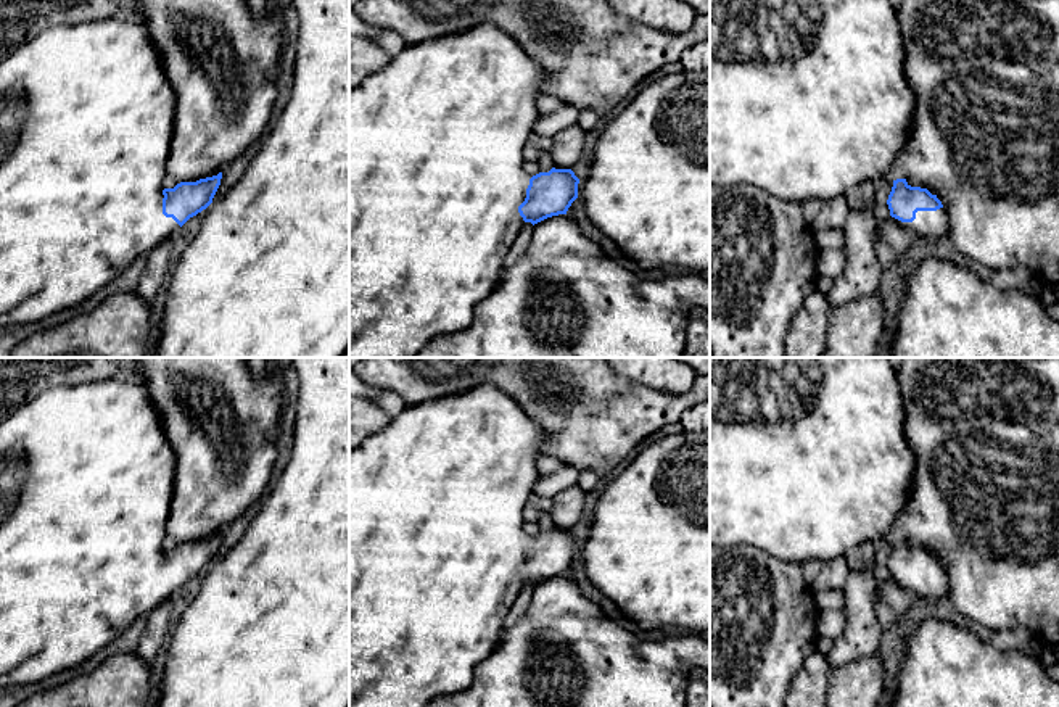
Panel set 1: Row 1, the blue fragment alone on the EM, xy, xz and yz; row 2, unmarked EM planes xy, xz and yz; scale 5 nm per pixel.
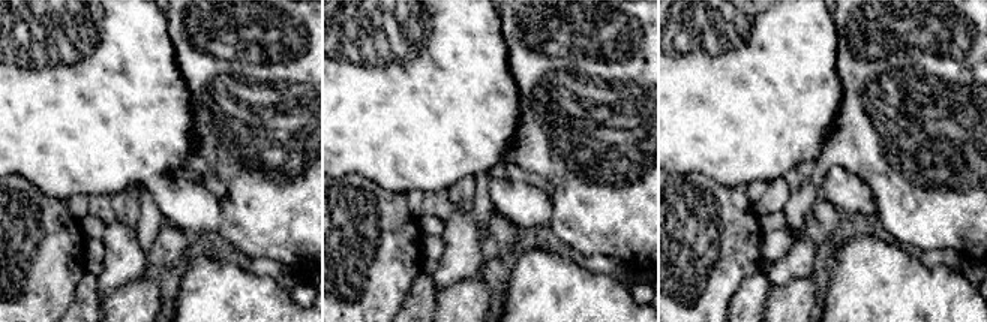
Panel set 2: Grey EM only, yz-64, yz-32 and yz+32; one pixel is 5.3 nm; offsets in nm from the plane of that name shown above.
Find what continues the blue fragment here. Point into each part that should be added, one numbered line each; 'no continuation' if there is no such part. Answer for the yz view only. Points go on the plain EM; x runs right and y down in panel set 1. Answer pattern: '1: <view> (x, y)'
1: yz (929, 585)

